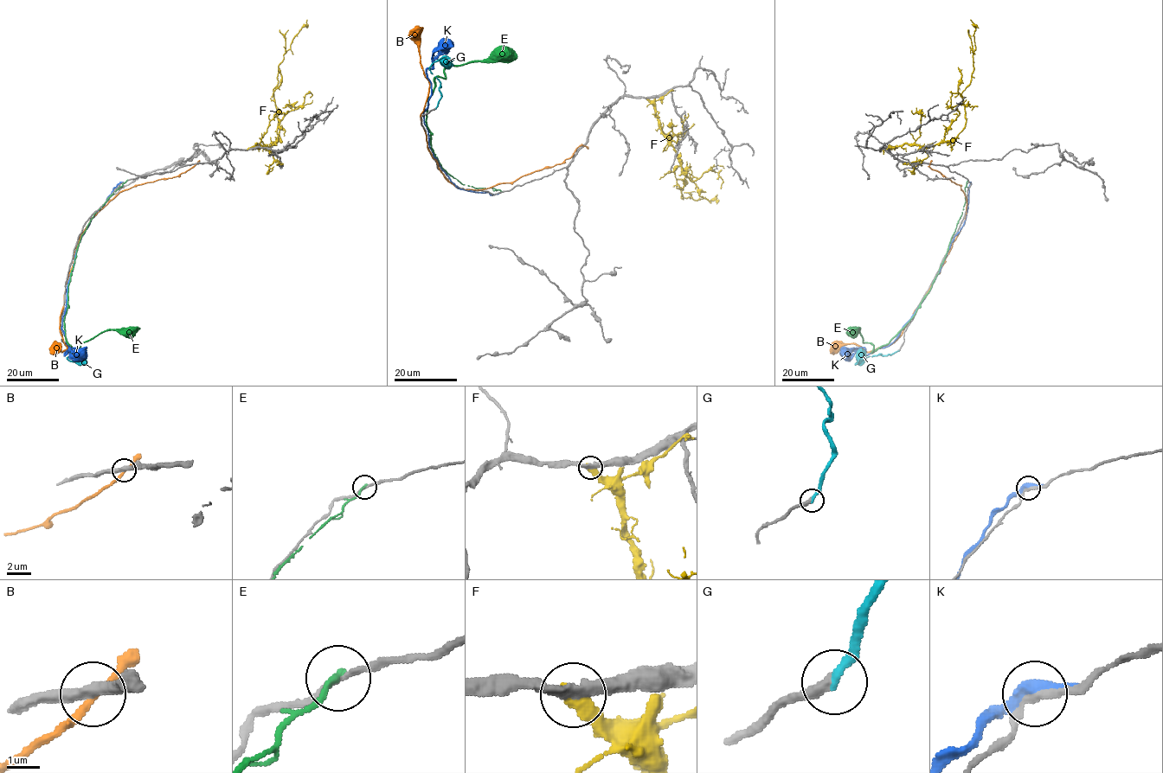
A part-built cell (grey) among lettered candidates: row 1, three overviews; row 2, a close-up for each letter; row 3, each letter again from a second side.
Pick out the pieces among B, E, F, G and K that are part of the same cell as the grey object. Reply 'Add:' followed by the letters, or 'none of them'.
Add: G

